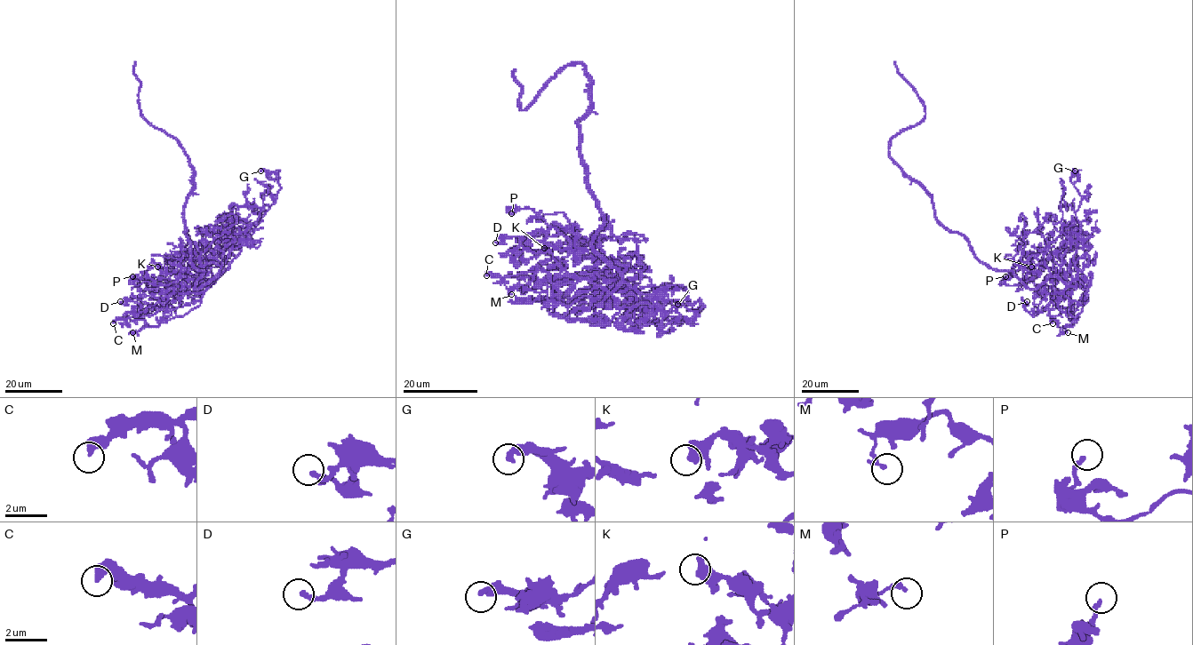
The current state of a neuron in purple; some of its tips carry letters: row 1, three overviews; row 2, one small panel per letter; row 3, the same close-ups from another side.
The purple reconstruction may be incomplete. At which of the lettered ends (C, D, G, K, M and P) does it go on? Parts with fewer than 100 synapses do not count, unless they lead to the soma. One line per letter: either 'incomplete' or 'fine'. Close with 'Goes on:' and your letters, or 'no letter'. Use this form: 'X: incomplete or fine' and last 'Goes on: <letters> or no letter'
C: fine
D: fine
G: fine
K: fine
M: fine
P: fine
Goes on: no letter

